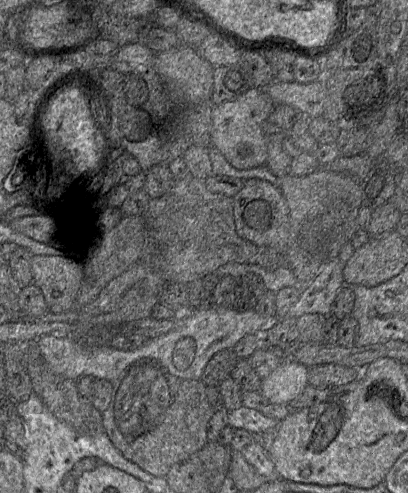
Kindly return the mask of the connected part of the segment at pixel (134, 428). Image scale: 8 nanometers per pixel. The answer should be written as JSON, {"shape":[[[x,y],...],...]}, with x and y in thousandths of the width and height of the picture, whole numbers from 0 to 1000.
{"shape":[[[348,726],[319,738],[297,761],[275,775],[275,803],[267,824],[250,836],[252,870],[265,882],[277,903],[321,937],[338,943],[348,953],[380,968],[404,968],[417,951],[463,929],[468,923],[495,911],[507,899],[507,866],[512,852],[525,840],[525,830],[515,822],[502,799],[505,781],[488,771],[446,769],[414,757],[414,753],[385,730],[370,726]]]}

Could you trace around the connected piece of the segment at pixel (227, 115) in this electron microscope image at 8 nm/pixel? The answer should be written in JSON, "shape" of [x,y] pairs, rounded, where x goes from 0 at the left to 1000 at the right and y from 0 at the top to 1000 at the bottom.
{"shape":[[[615,176],[583,199],[522,215],[520,294],[571,339],[598,345],[652,335],[657,296],[645,249],[659,239],[672,213],[650,181]]]}

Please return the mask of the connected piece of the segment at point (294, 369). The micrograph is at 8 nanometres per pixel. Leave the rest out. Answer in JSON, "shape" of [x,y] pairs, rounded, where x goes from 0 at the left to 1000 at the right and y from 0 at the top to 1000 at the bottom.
{"shape":[[[694,726],[664,757],[642,769],[635,795],[659,817],[706,822],[755,781],[755,748],[718,728]]]}

